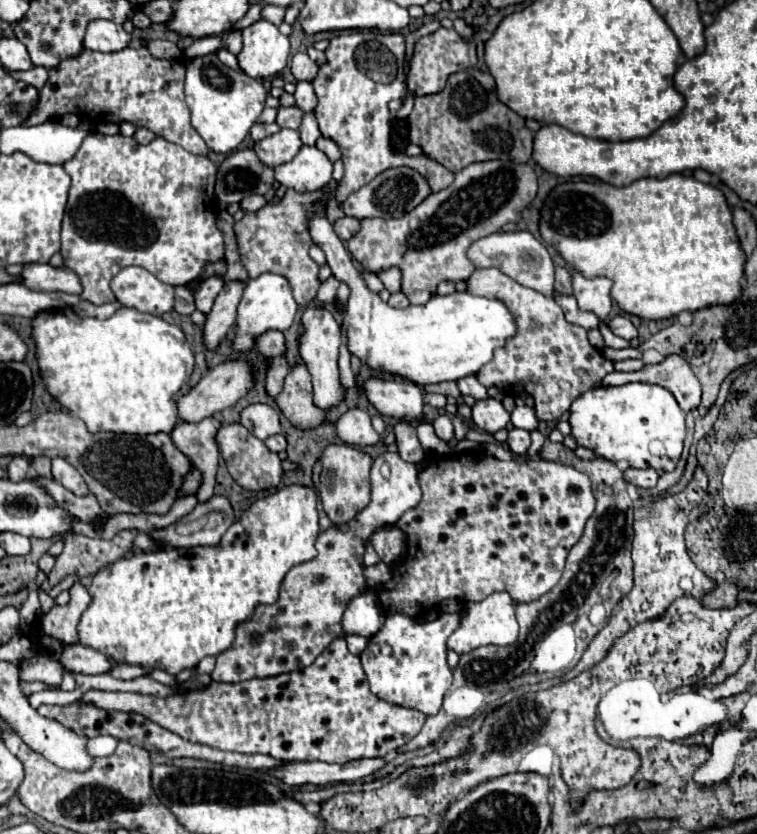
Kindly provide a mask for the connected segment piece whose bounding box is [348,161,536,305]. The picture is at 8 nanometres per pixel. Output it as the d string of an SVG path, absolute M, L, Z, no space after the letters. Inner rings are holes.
M512 161L472 163L456 173L450 187L430 193L404 217L386 221L362 219L360 231L348 241L348 251L358 263L362 263L364 269L368 267L372 271L380 271L398 265L402 271L402 293L412 305L420 305L436 295L440 281L466 281L474 271L474 265L466 257L468 247L480 237L500 231L504 223L518 221L522 209L534 197L536 173L532 165L526 167ZM370 259L374 259L374 263L370 263Z

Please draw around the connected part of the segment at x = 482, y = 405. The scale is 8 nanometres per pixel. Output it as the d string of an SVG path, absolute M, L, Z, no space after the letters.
M484 399L472 407L472 421L484 431L496 433L508 425L510 413L498 399Z

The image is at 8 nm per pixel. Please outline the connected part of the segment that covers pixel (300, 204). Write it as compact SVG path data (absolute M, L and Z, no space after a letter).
M288 189L278 205L266 203L262 209L254 213L246 213L242 221L234 225L240 261L246 267L248 275L250 277L258 277L262 273L284 275L292 287L296 303L302 307L306 307L316 297L316 291L320 287L318 281L320 267L308 257L308 249L312 245L308 233L308 219L314 211L316 215L326 213L326 205L322 203L322 193L316 191L316 193L298 195L296 191Z

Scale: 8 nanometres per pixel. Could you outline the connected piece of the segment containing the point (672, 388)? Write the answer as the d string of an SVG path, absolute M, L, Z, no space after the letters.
M668 355L662 363L644 365L640 371L632 373L612 371L602 379L602 385L626 385L632 381L666 387L676 397L684 413L690 413L700 405L700 383L692 373L688 361L684 361L680 355Z

